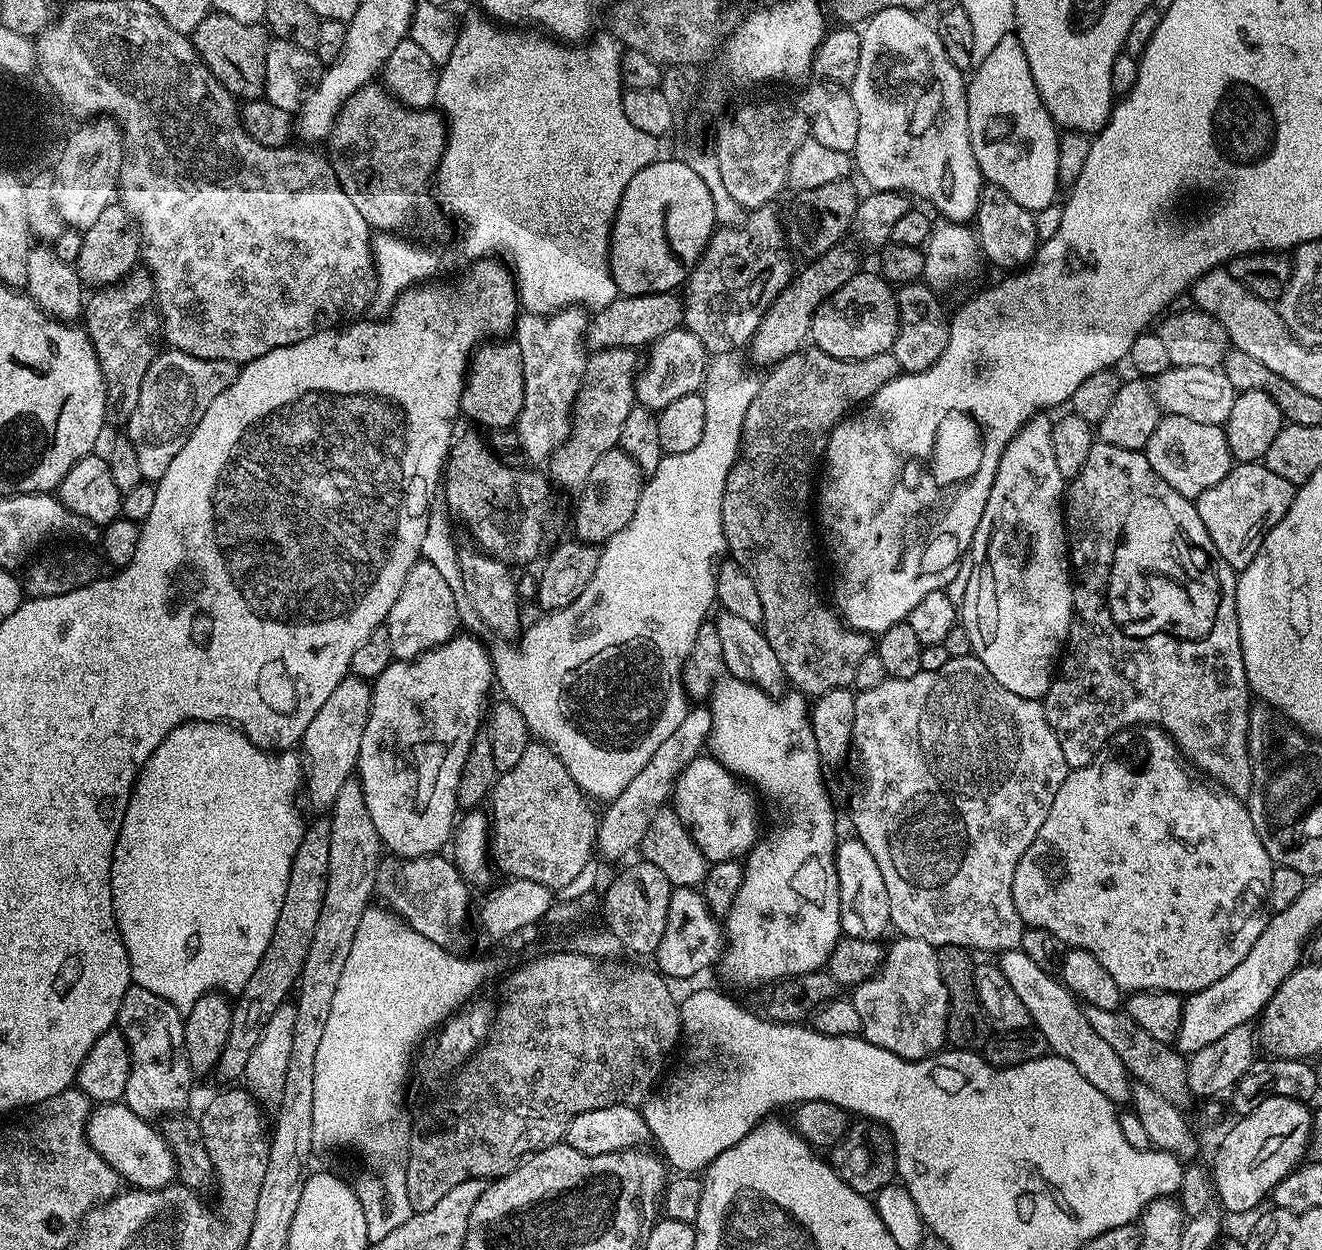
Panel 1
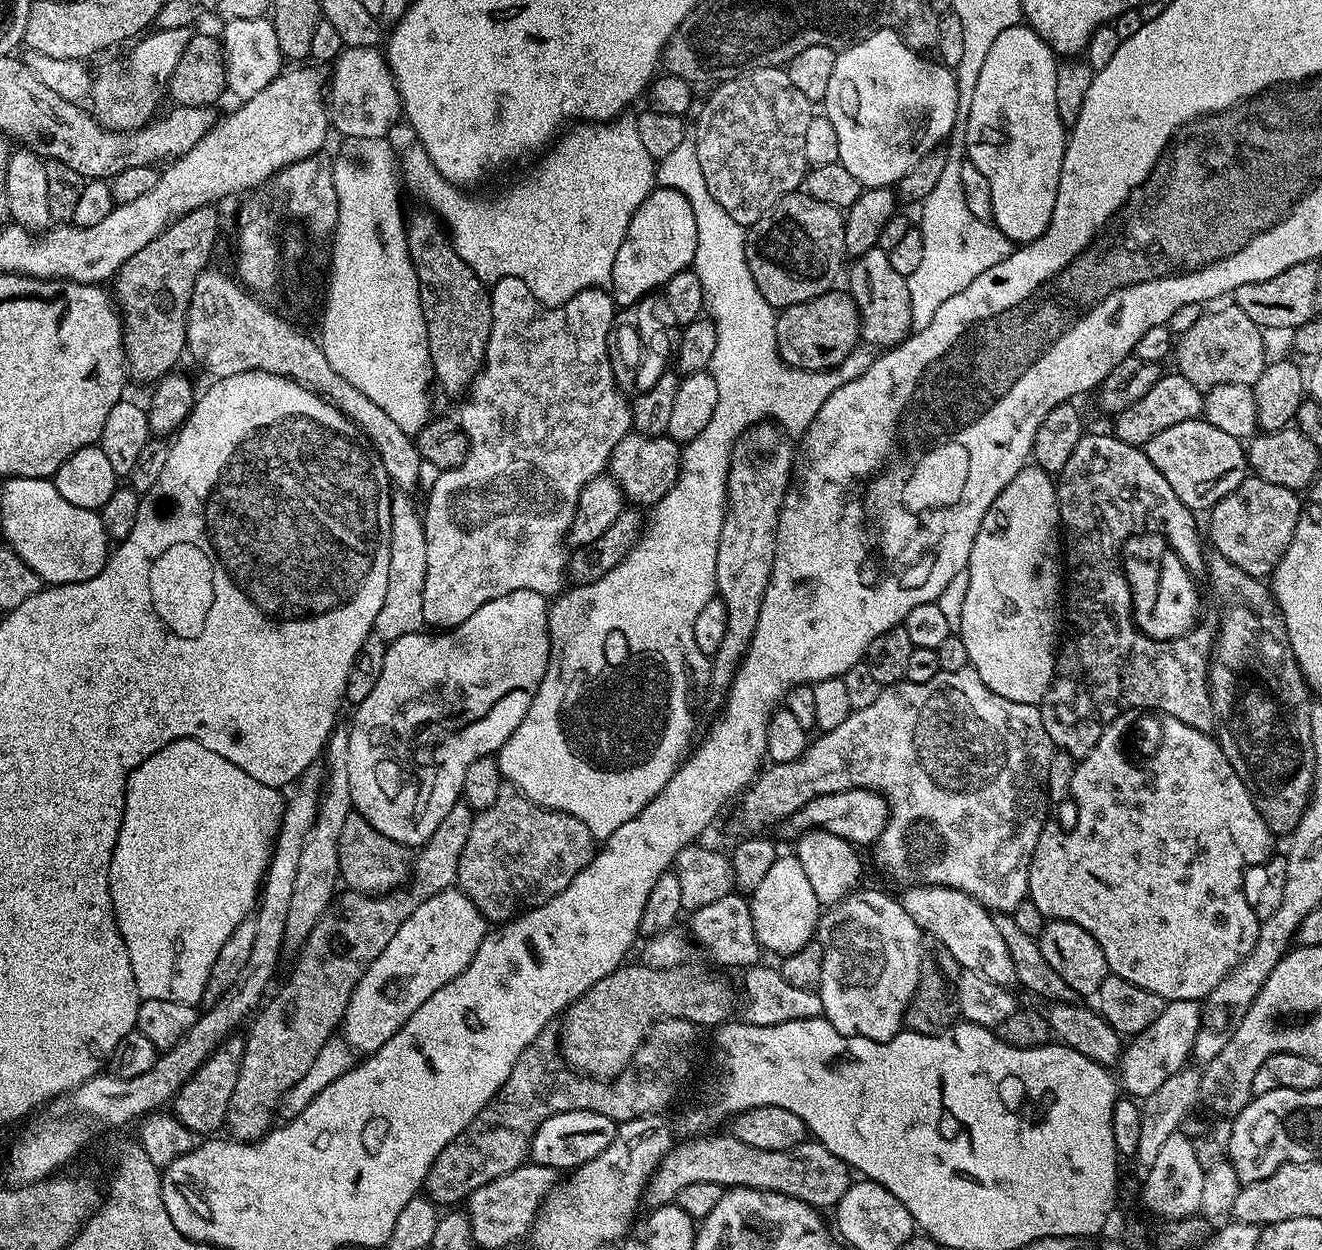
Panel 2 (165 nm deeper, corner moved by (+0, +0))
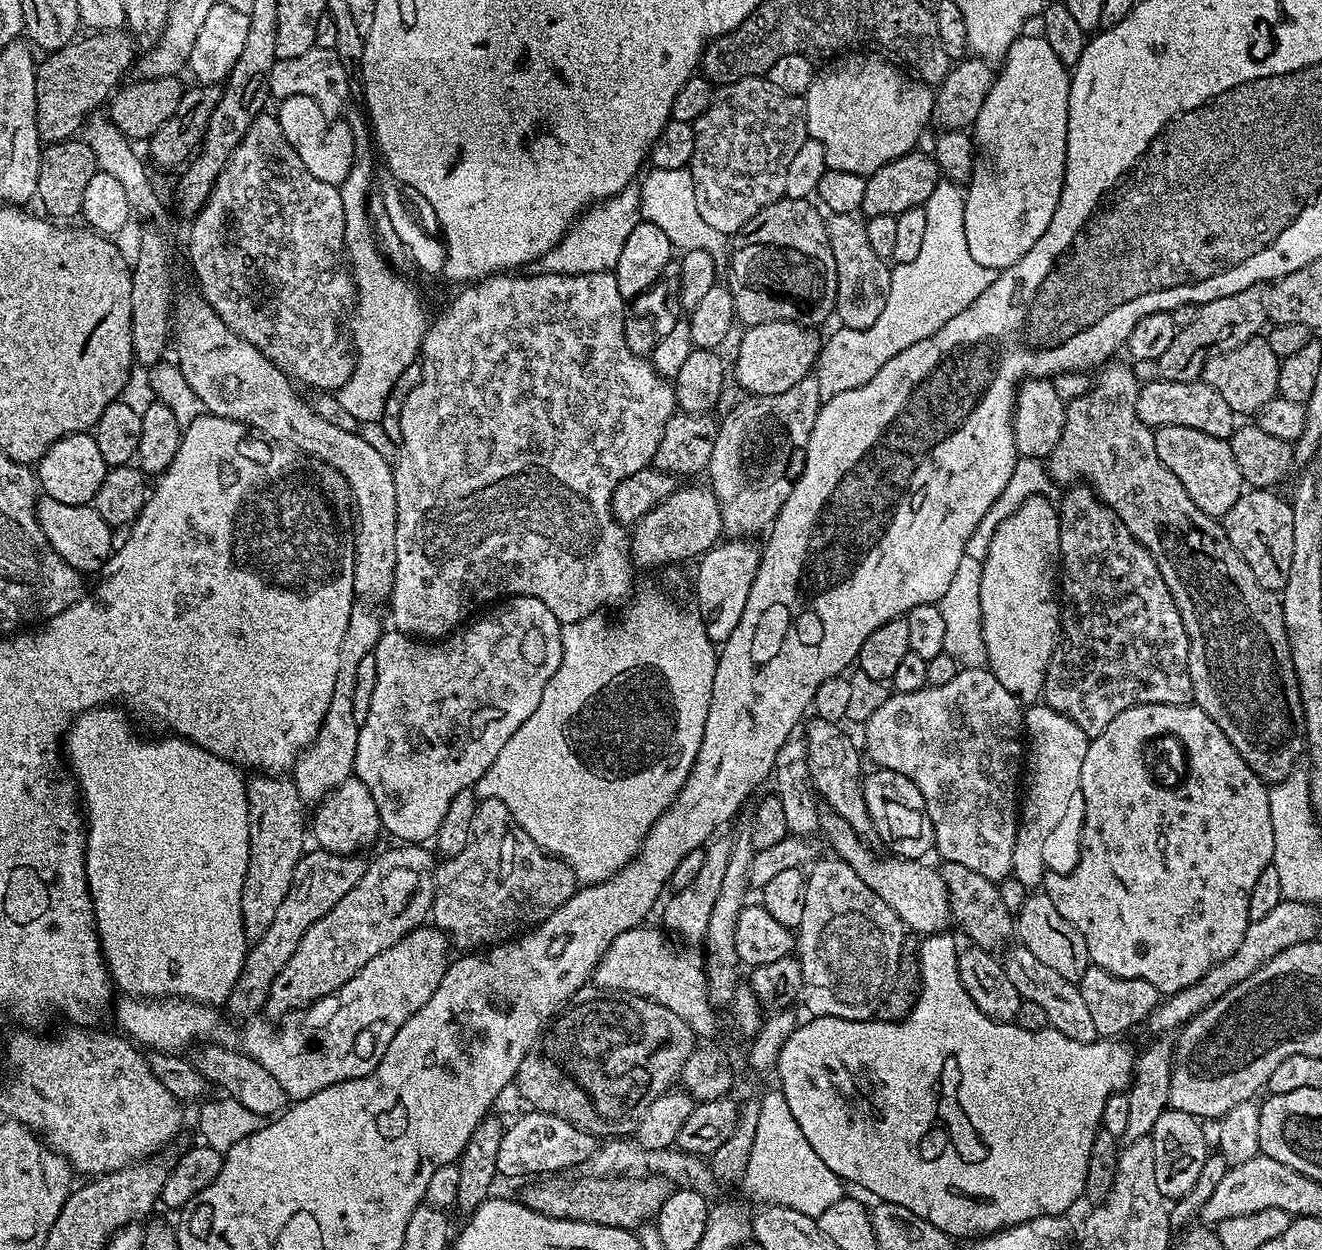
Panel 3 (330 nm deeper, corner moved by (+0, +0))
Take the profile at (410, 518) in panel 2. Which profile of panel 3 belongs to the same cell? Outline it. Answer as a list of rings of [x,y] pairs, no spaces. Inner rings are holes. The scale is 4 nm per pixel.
[[[199,291],[184,292],[174,302],[174,352],[176,348],[175,363],[179,365],[182,375],[186,378],[187,385],[194,390],[201,399],[205,413],[230,418],[240,424],[254,429],[257,425],[264,428],[265,432],[271,432],[272,436],[288,437],[306,448],[315,449],[326,456],[328,460],[340,469],[344,475],[348,475],[356,496],[359,497],[360,513],[364,516],[364,527],[361,528],[359,569],[354,570],[354,586],[357,593],[365,596],[369,601],[387,601],[392,594],[394,586],[394,566],[396,565],[396,527],[398,526],[398,498],[394,494],[394,474],[392,464],[371,444],[363,440],[359,431],[352,433],[346,430],[340,431],[332,421],[319,417],[307,399],[305,401],[295,392],[293,381],[278,367],[273,360],[267,360],[260,349],[256,348],[246,338],[234,334],[222,318],[209,304]]]

